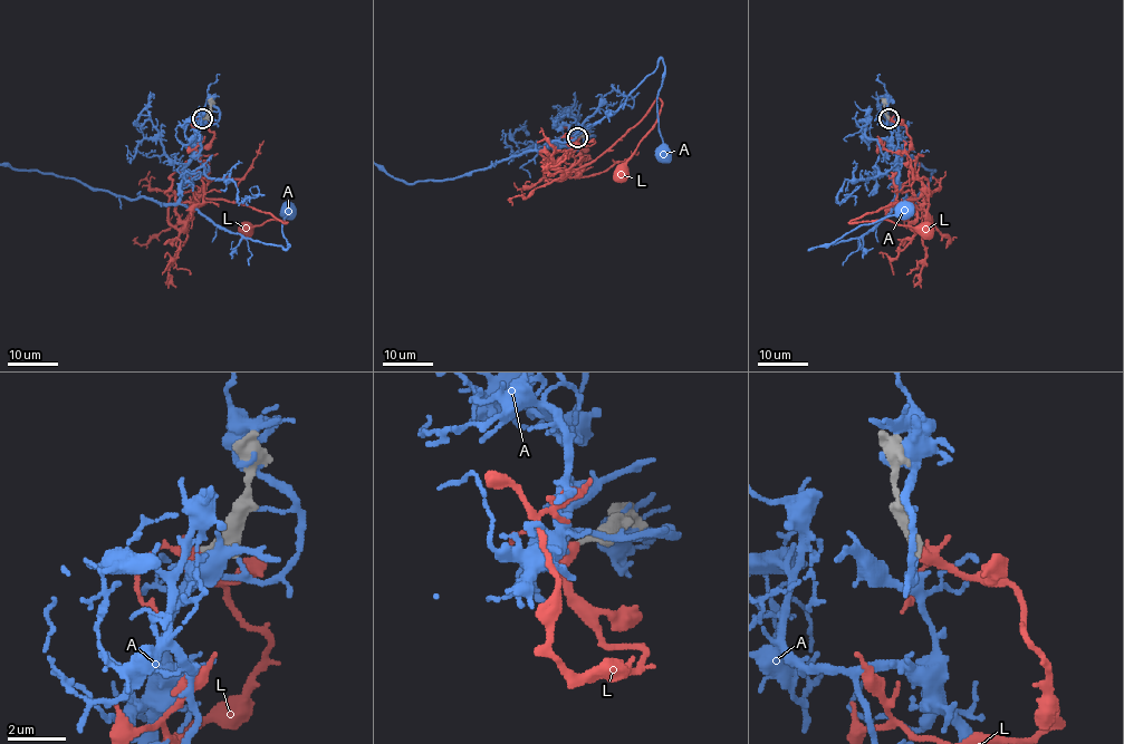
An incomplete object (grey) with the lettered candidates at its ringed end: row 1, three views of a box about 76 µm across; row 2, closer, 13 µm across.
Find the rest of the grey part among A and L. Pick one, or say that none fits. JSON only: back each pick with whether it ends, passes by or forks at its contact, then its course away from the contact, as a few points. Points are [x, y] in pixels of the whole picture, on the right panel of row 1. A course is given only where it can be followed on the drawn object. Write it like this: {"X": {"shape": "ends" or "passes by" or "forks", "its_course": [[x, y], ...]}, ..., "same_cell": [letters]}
{"L": {"shape": "forks", "its_course": [[889, 118], [906, 127], [916, 175], [900, 208], [910, 224], [925, 224], [920, 195], [848, 222], [926, 231]]}, "same_cell": ["L"]}

